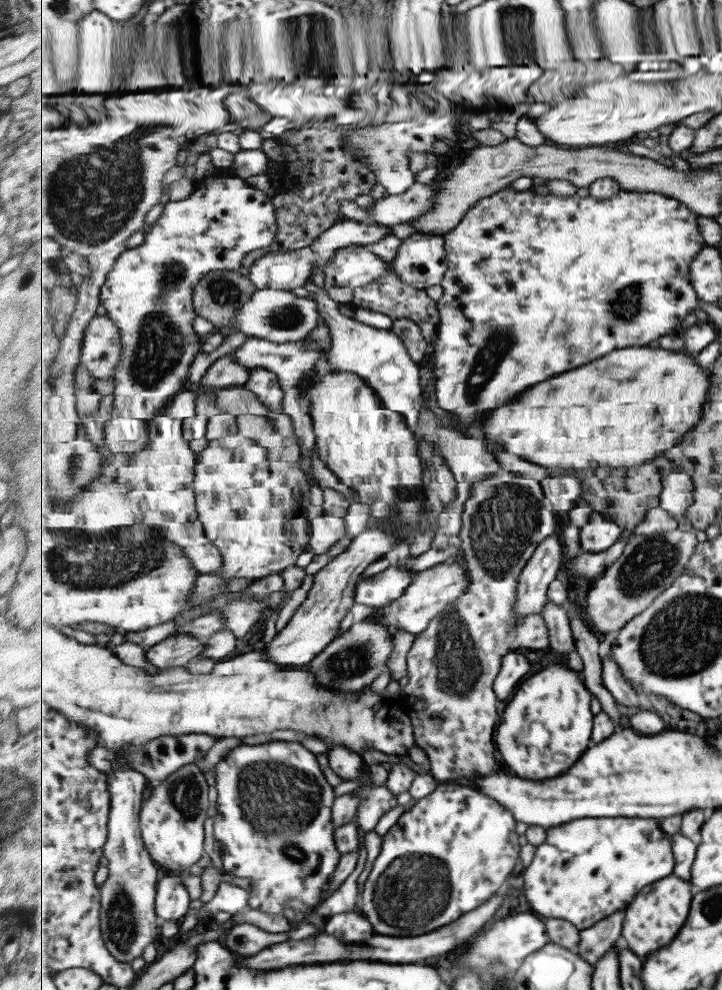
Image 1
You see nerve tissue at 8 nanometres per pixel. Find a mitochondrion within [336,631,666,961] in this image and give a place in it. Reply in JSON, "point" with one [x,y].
{"point":[415,887]}

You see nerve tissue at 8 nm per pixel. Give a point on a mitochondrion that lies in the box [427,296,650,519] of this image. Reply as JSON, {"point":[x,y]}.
{"point":[486,365]}

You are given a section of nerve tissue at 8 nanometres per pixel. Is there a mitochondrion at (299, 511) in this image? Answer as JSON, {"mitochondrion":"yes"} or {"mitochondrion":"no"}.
{"mitochondrion":"no"}

